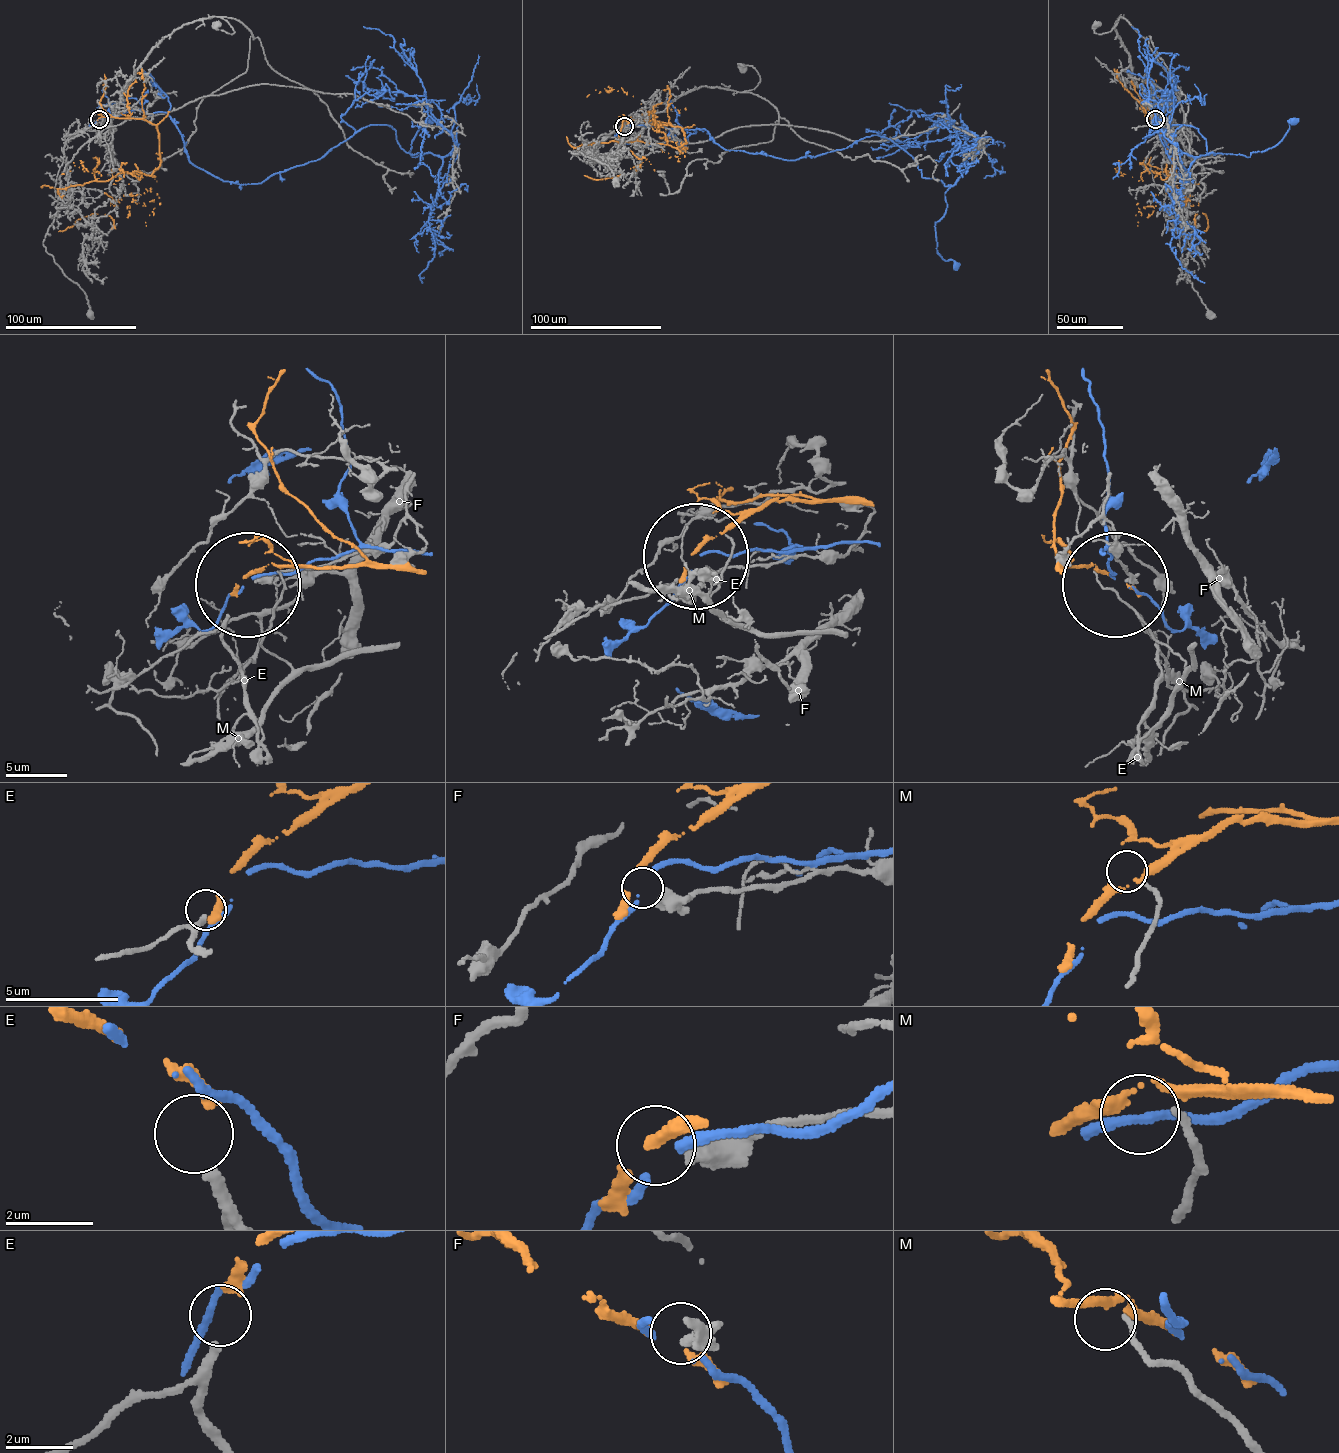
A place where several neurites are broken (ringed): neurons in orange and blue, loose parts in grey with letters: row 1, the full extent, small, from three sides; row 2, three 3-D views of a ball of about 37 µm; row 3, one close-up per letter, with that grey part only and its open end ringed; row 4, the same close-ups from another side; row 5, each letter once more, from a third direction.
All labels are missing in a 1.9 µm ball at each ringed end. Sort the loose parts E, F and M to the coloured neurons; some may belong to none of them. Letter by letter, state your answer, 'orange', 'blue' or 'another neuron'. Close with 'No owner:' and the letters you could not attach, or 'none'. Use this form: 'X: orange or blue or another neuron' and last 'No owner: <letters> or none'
E: orange
F: another neuron
M: another neuron
No owner: F, M

